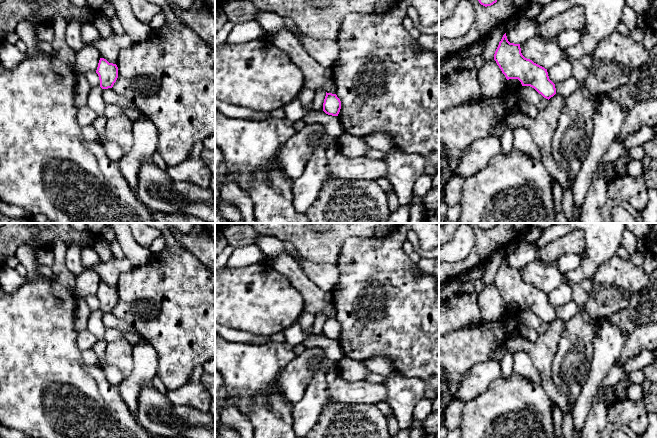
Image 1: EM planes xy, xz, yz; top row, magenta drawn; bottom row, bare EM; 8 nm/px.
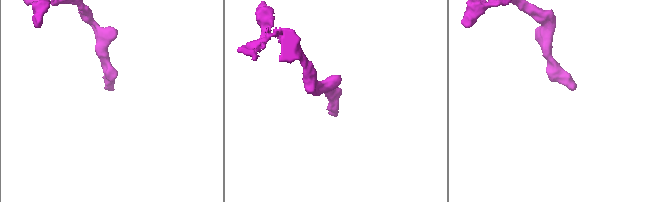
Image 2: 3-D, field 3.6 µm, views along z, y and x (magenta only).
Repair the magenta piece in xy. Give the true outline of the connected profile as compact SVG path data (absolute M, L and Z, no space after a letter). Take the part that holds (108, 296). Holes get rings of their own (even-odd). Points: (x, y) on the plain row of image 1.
M100 282L96 297L99 300L102 313L112 312L118 302L118 291L109 287L106 283Z

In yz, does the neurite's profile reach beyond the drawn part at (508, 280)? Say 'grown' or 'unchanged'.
unchanged

